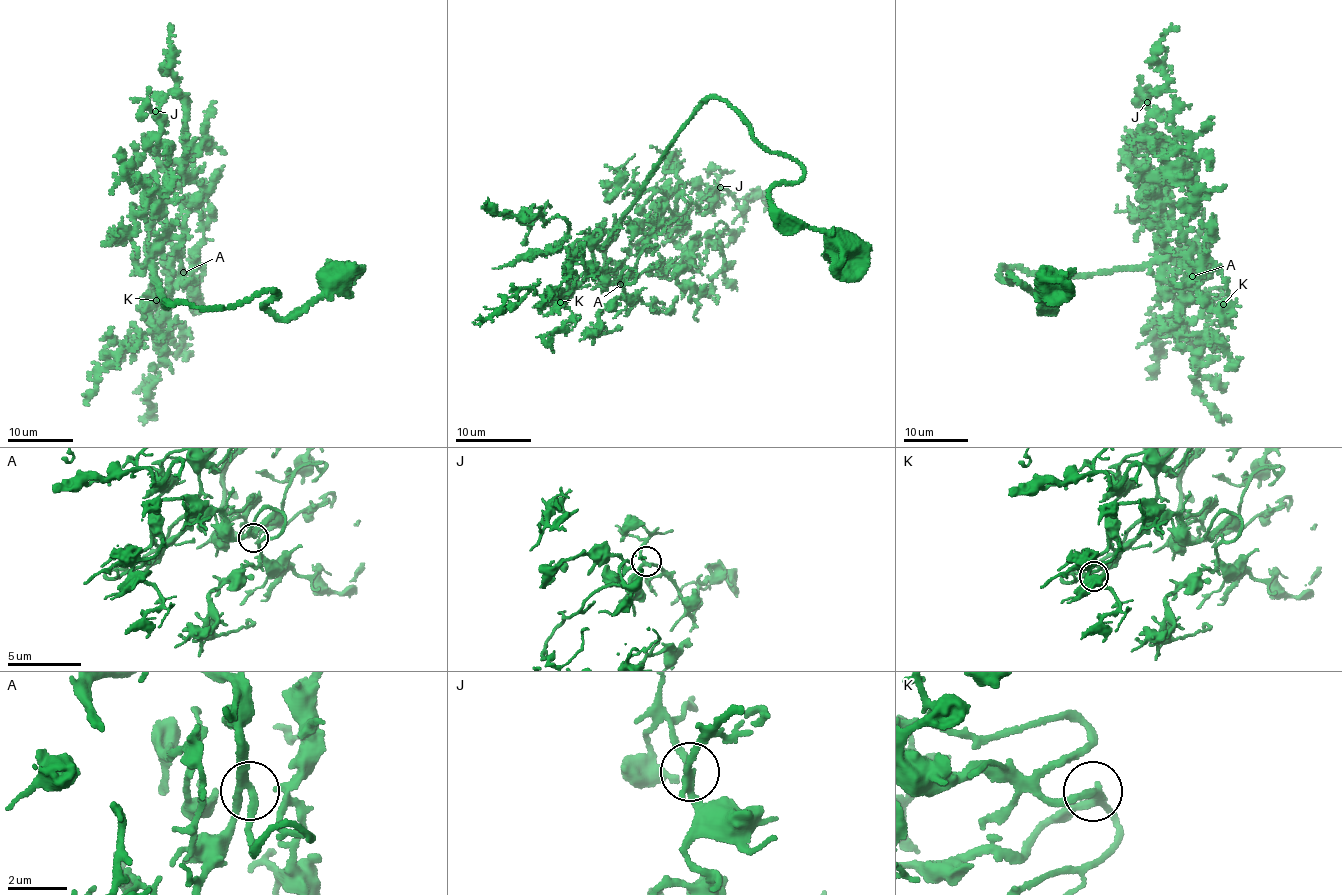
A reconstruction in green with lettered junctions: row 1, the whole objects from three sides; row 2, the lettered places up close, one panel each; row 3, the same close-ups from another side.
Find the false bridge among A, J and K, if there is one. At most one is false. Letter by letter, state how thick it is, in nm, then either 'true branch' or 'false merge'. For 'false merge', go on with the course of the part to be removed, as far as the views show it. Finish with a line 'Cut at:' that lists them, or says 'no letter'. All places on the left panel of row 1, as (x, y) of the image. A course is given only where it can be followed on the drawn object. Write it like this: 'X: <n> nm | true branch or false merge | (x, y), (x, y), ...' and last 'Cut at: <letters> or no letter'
A: 220 nm | true branch
J: 200 nm | true branch
K: 240 nm | true branch
Cut at: no letter

